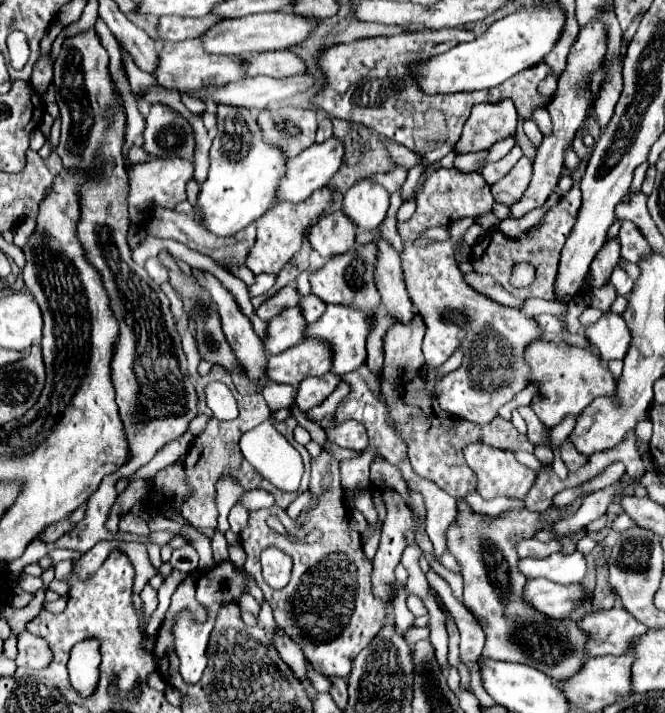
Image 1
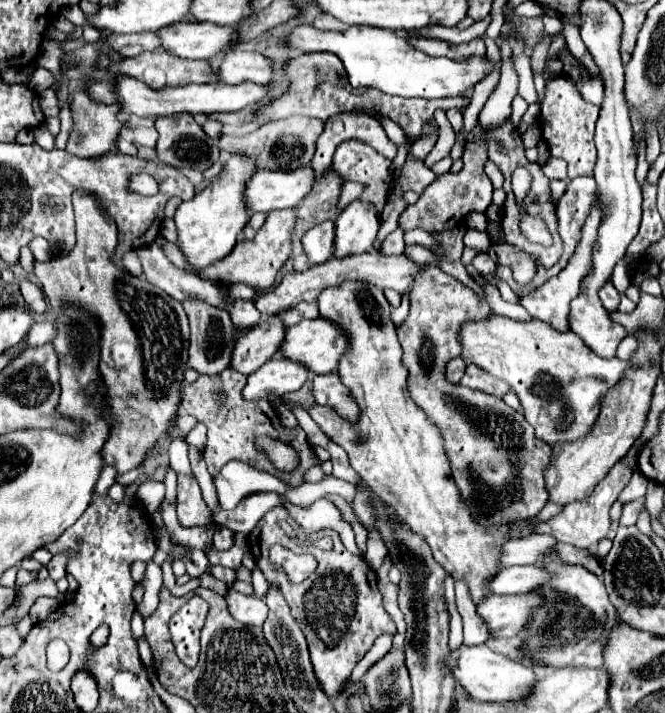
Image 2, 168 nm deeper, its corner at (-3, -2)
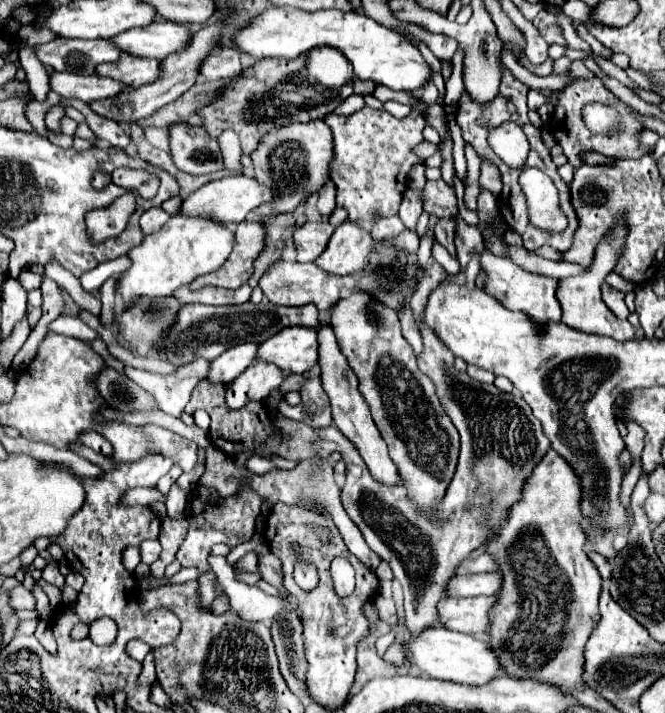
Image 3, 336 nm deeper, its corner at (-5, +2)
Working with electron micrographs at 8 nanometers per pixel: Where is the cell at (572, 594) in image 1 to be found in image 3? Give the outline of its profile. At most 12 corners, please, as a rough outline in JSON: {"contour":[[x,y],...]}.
{"contour":[[447,597],[439,623],[475,637],[487,635],[495,597]]}

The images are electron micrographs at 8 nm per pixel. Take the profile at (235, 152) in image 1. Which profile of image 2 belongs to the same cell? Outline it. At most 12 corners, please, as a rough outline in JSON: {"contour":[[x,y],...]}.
{"contour":[[231,153],[219,179],[177,207],[193,267],[223,259],[251,217],[257,165]]}

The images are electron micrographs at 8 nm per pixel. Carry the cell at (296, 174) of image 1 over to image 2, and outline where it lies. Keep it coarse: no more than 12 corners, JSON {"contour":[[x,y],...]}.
{"contour":[[311,165],[257,171],[245,195],[251,213],[295,207],[315,185]]}

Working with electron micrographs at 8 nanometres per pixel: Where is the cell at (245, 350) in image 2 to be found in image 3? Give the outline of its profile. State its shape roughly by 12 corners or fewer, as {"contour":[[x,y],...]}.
{"contour":[[243,343],[211,361],[205,379],[227,385],[255,361],[257,343]]}

